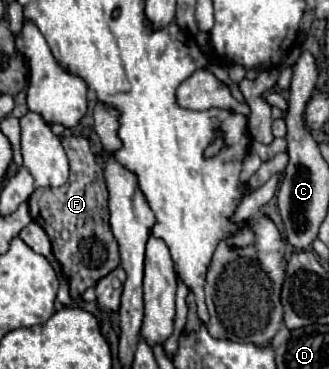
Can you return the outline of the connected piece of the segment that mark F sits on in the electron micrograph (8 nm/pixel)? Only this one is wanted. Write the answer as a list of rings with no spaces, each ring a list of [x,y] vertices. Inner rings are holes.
[[[66,135],[62,137],[64,151],[70,159],[70,177],[58,187],[40,187],[30,195],[30,215],[46,231],[52,241],[54,257],[60,261],[64,275],[70,281],[72,299],[80,297],[88,287],[96,285],[104,275],[120,265],[118,243],[110,231],[108,223],[108,201],[104,195],[104,177],[102,167],[98,165],[90,143],[84,137]],[[98,173],[98,175],[96,175]],[[98,177],[98,183],[96,183]],[[98,187],[98,189],[96,189]]]

